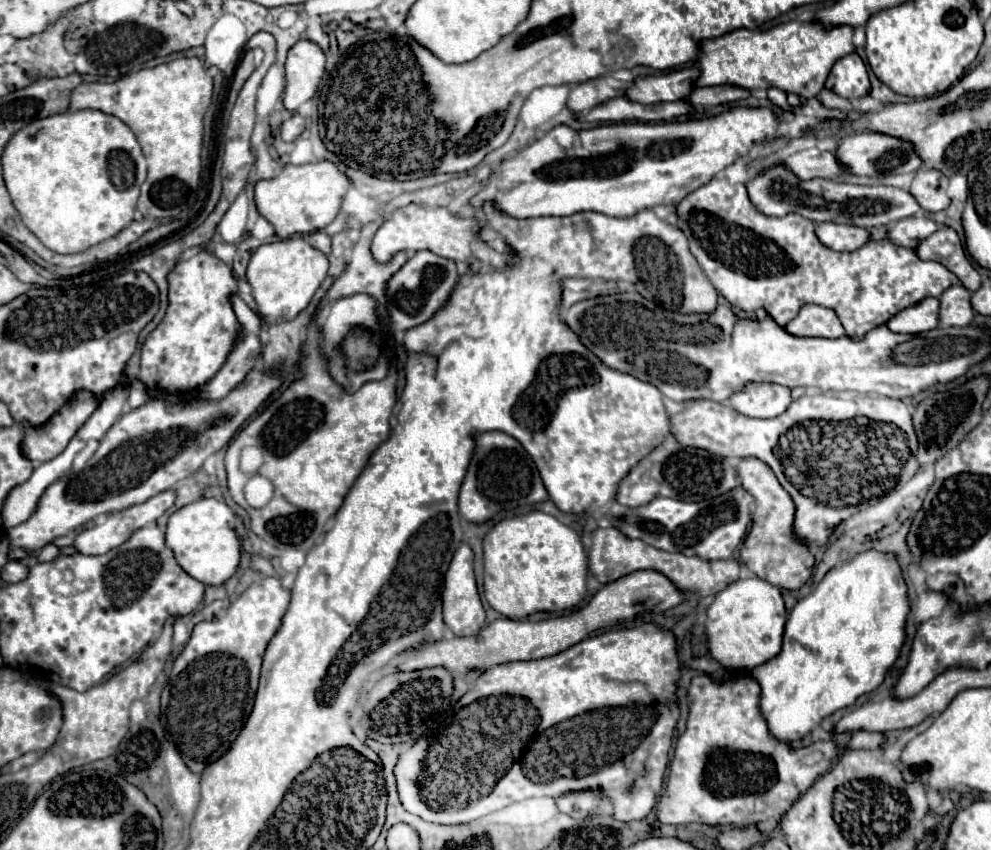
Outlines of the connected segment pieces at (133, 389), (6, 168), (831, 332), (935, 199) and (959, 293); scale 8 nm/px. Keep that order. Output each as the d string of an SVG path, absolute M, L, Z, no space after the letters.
M140 381L130 383L130 395L128 395L128 403L130 407L140 407L144 401L148 401L148 391Z
M82 109L36 119L16 131L4 147L2 173L10 199L24 225L52 251L80 253L114 237L132 223L140 185L146 179L146 159L124 121L96 109Z
M804 305L800 313L784 327L796 337L828 337L836 339L844 335L844 327L832 309L820 305Z
M920 169L910 183L910 193L918 201L918 205L926 211L942 211L950 205L950 197L946 195L948 177L934 169Z
M962 285L948 287L940 297L940 323L950 327L964 327L972 321L974 311L970 305L970 293Z

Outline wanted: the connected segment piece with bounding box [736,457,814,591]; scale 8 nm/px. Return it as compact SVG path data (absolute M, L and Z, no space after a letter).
M746 457L740 459L736 465L738 481L742 489L746 489L754 497L754 513L752 513L752 525L750 531L740 547L740 561L760 579L768 581L774 587L780 589L800 589L812 575L814 557L808 551L808 545L804 541L798 541L792 533L794 523L794 503L790 495L782 489L778 483L774 471L762 463L760 459Z

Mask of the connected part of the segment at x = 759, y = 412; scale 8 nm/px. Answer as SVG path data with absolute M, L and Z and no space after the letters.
M746 383L742 391L730 395L728 403L746 417L770 419L786 411L792 402L791 390L776 383Z

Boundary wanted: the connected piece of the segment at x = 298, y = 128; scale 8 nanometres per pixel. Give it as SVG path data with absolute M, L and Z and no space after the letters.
M298 113L282 123L282 139L284 141L294 141L302 131L304 131L304 117Z

